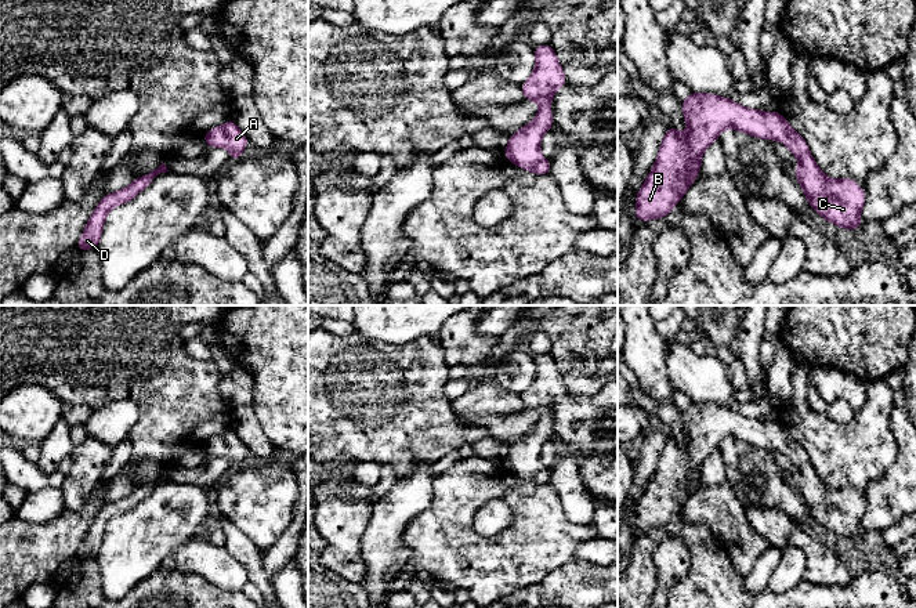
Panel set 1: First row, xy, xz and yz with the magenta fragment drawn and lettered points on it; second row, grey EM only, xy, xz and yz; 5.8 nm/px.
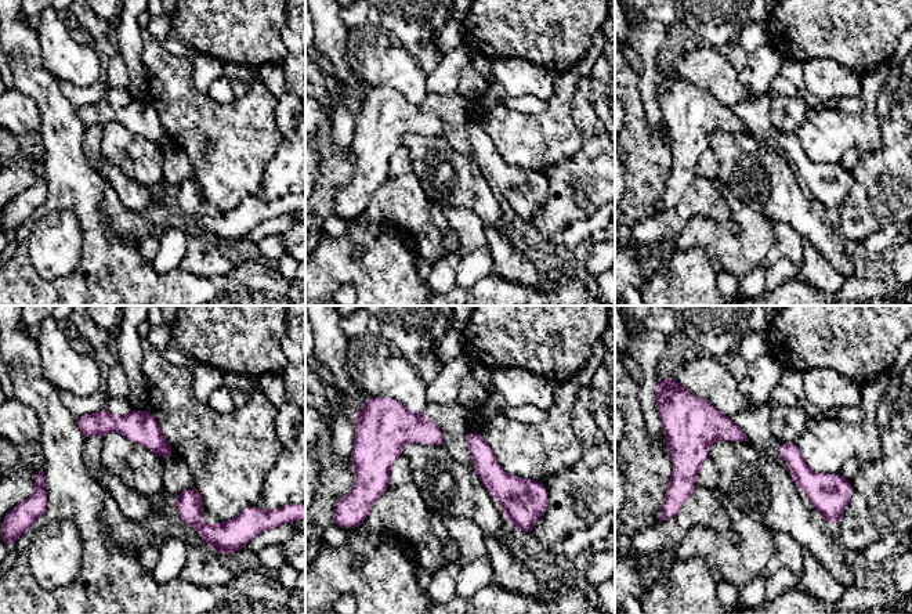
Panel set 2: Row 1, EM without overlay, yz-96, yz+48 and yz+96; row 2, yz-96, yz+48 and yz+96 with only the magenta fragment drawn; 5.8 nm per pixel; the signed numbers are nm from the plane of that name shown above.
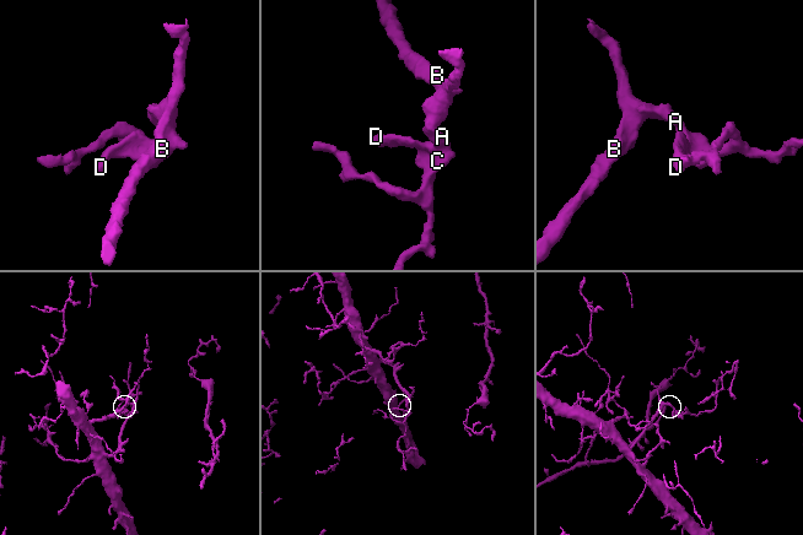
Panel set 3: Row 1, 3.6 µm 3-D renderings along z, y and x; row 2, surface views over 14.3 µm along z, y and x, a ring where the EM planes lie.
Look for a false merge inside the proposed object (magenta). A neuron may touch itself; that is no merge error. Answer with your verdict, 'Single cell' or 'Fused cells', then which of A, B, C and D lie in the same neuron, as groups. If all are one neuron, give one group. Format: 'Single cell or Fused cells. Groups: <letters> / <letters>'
Single cell. Groups: A B C D

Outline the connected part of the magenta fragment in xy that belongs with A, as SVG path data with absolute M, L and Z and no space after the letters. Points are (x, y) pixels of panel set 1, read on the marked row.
M231 119L220 127L210 129L203 135L204 144L211 148L224 146L231 152L231 162L240 159L242 152L246 149L249 140Z

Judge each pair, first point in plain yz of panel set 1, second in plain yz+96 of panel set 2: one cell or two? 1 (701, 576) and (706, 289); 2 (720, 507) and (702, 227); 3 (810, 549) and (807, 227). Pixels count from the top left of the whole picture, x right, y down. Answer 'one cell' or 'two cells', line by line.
1: one cell
2: two cells
3: two cells

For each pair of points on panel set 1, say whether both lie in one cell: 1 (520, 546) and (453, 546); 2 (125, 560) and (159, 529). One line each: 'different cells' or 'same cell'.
1: same cell
2: same cell

